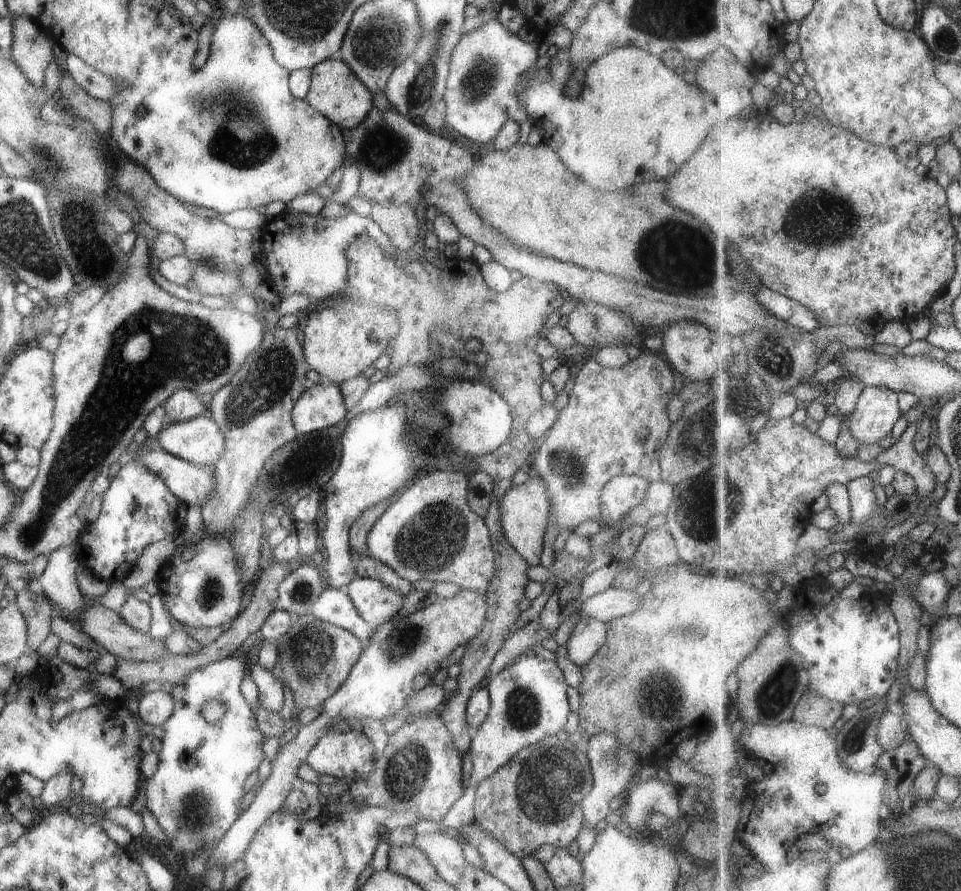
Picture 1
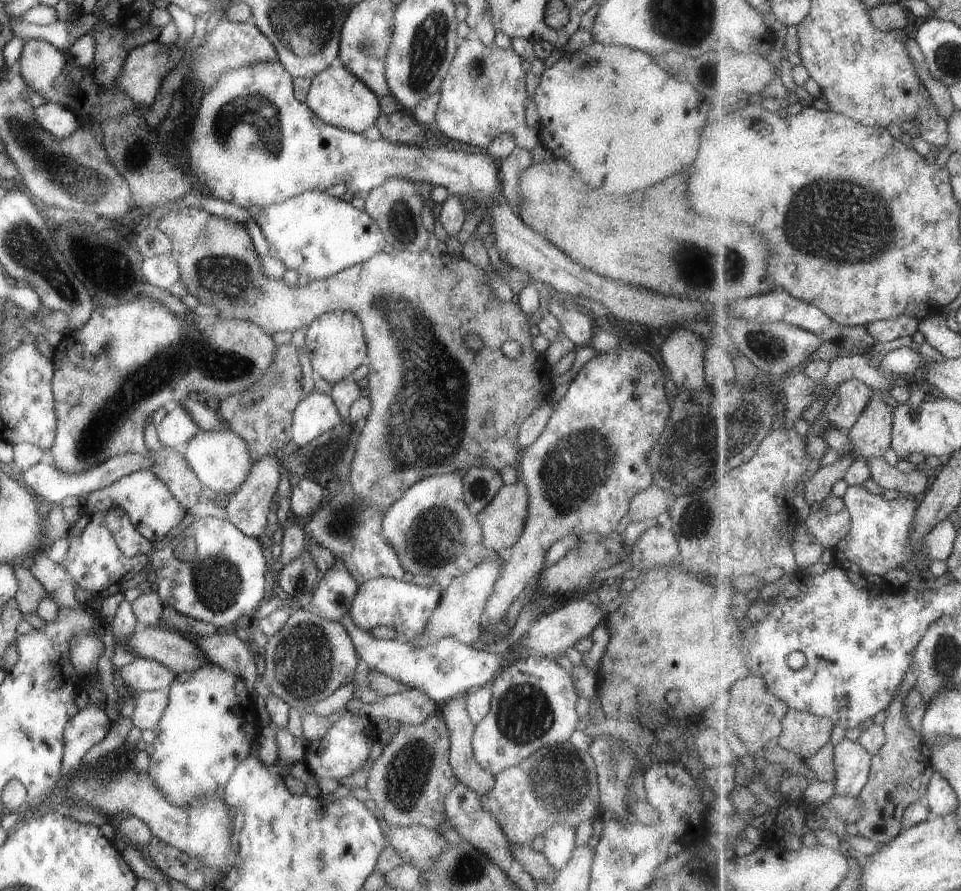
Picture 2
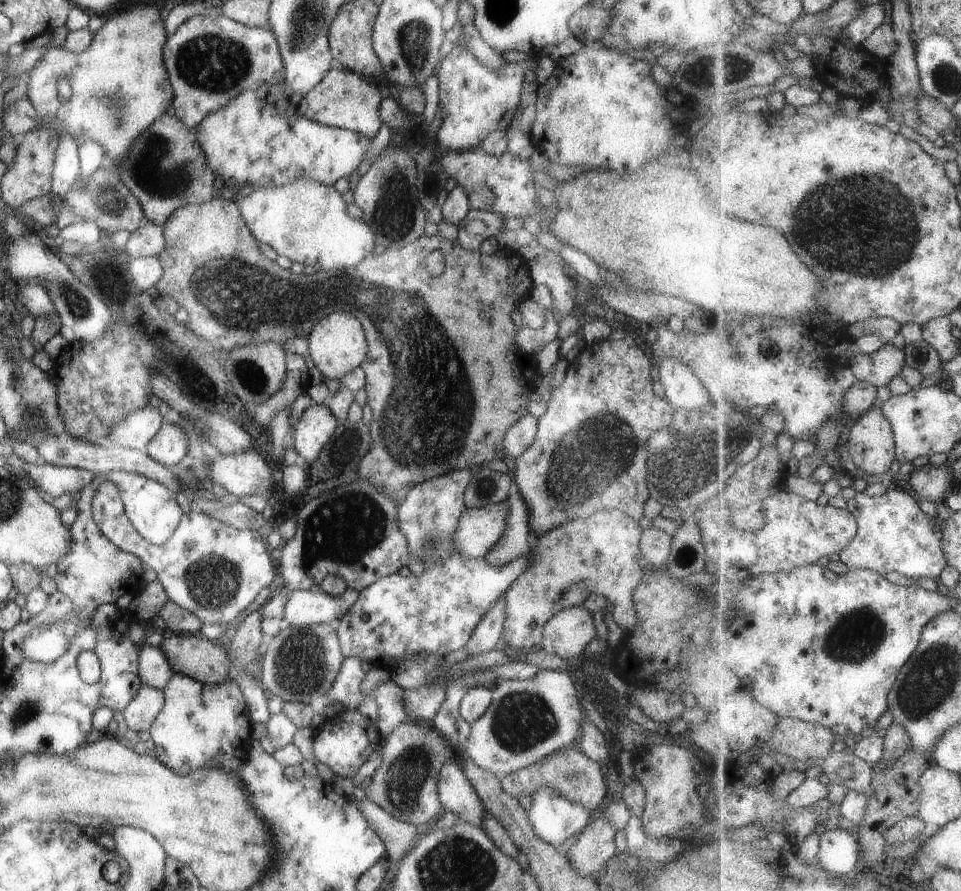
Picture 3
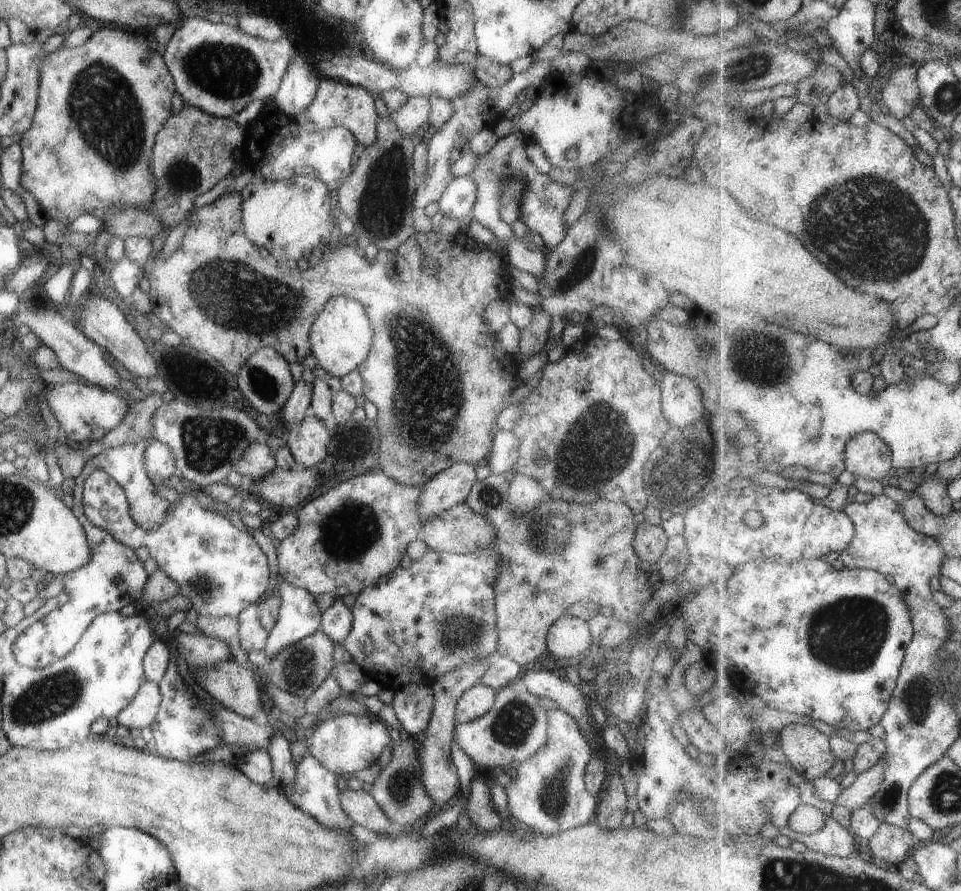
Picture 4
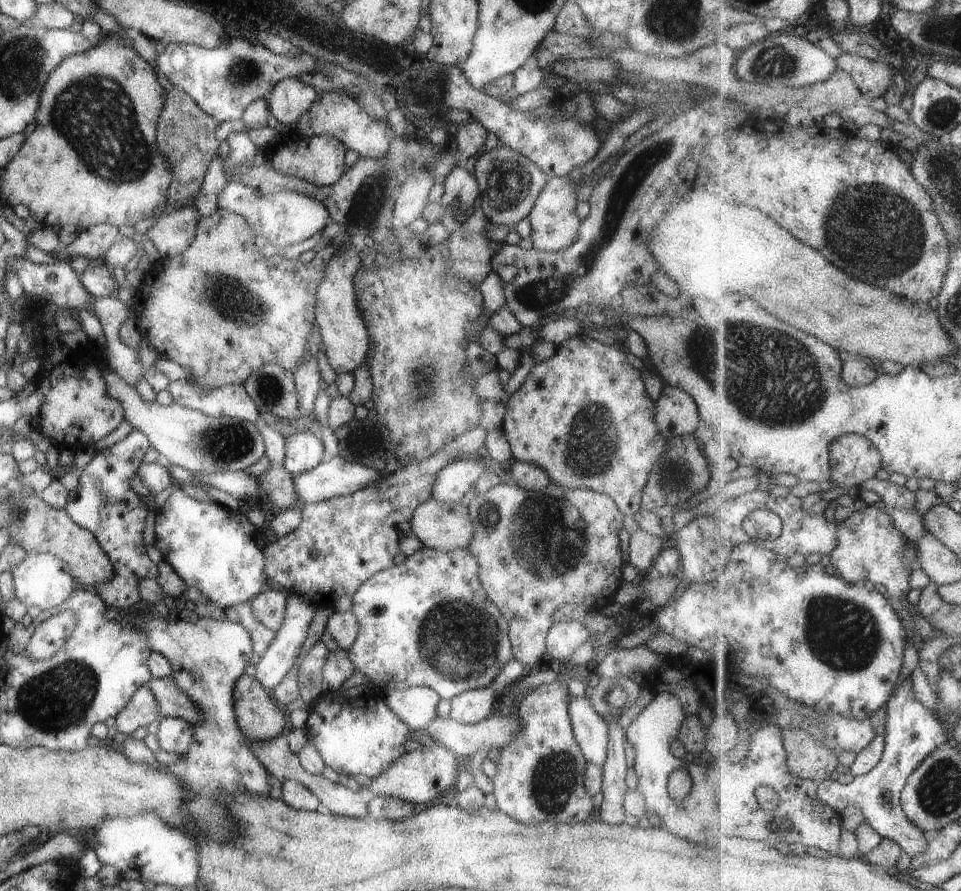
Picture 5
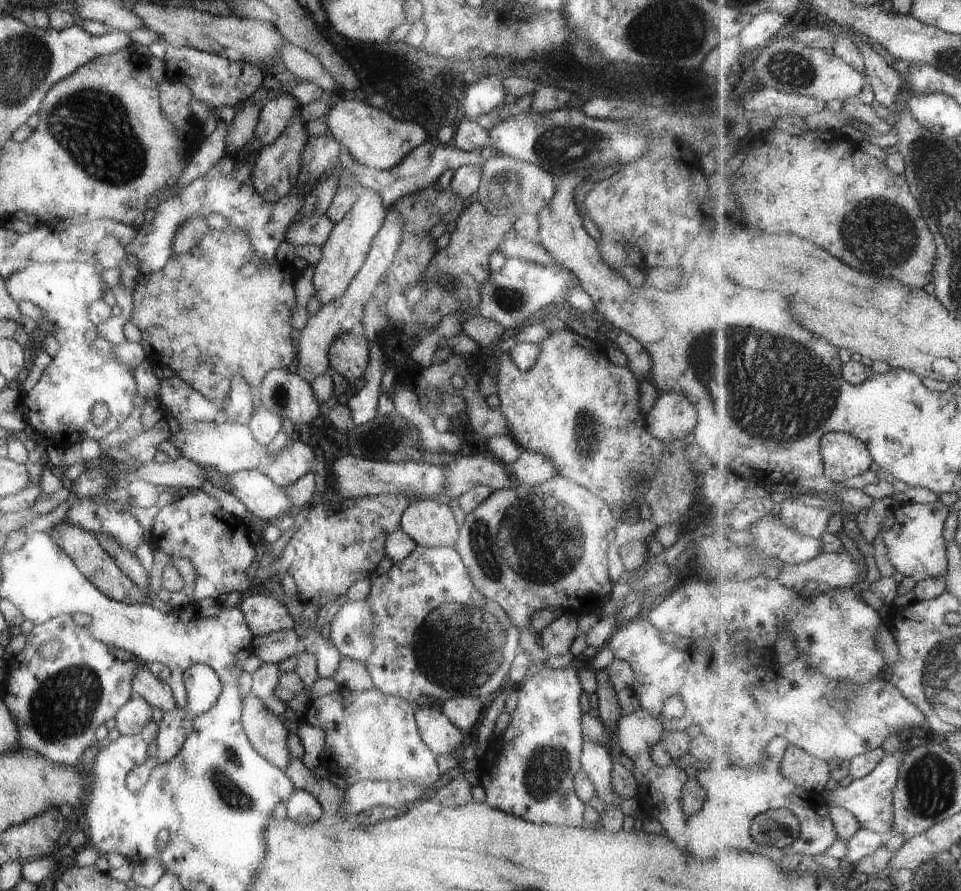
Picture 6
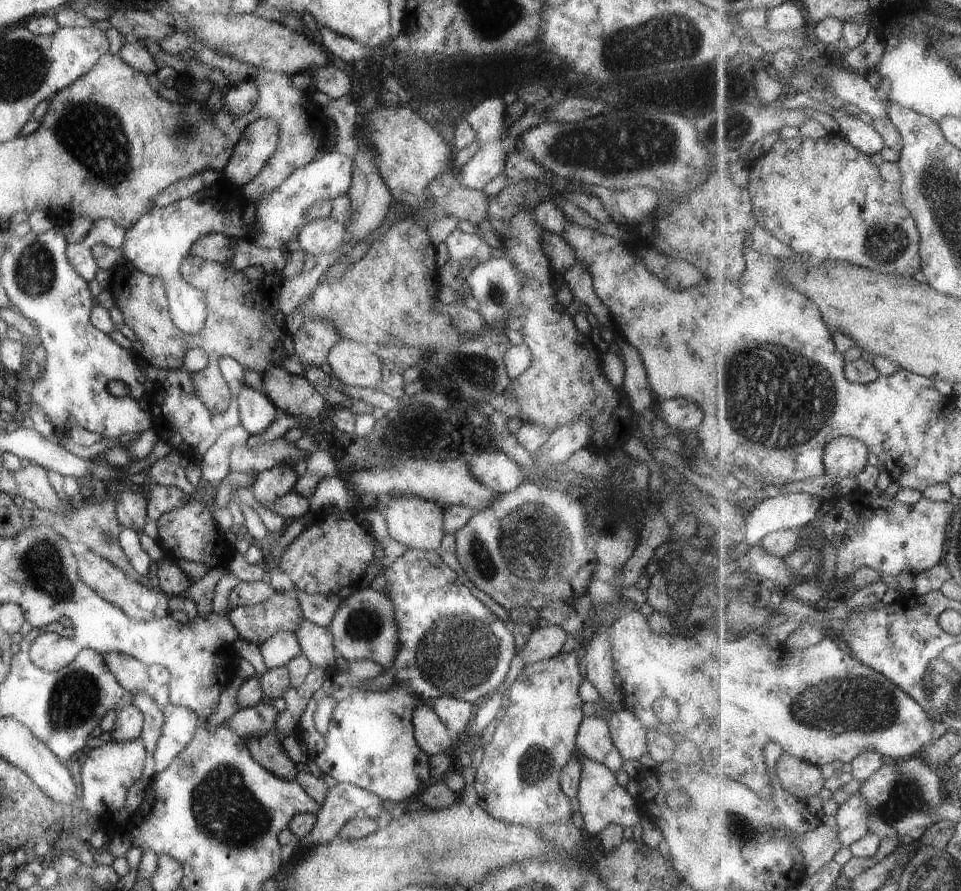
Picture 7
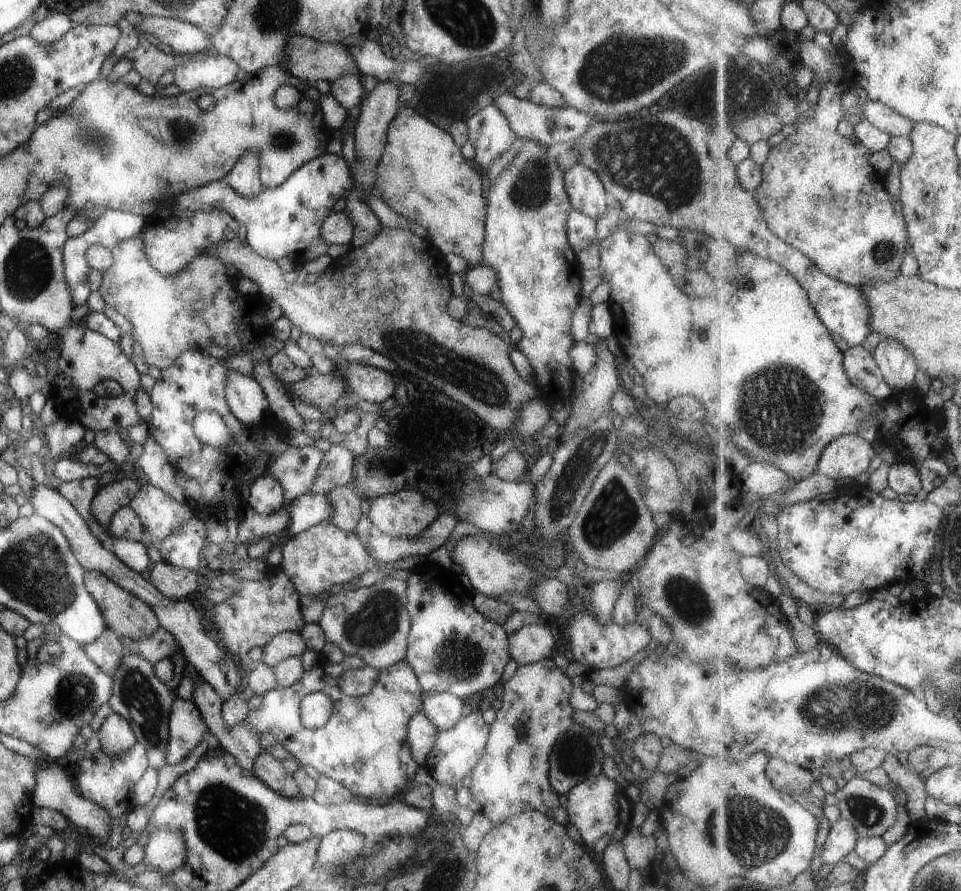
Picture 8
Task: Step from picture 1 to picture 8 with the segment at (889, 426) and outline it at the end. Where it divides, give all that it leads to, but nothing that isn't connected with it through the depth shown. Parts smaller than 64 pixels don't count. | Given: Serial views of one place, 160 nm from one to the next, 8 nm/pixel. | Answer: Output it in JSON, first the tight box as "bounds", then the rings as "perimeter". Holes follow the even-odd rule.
{"bounds":[820,435,877,485],"perimeter":[[[843,435],[825,447],[820,458],[820,472],[833,478],[839,485],[856,481],[859,476],[869,470],[869,465],[877,453],[876,444],[869,443],[865,438],[857,435]]]}

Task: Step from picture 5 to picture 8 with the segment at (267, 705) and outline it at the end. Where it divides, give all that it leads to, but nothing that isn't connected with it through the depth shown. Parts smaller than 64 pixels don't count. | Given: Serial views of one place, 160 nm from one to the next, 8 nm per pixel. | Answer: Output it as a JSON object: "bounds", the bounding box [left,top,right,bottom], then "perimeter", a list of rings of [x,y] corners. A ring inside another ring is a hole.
{"bounds":[253,754,299,796],"perimeter":[[[259,754],[255,758],[255,764],[253,764],[253,774],[265,784],[269,786],[271,790],[279,792],[281,796],[299,796],[299,790],[297,786],[293,784],[291,776],[287,772],[283,772],[281,764],[271,758],[269,754]]]}

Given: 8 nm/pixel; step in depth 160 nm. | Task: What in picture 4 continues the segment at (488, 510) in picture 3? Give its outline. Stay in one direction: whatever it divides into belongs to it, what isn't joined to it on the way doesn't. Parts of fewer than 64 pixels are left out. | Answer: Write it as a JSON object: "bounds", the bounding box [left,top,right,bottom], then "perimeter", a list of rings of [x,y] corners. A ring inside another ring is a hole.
{"bounds":[417,503,495,554],"perimeter":[[[459,503],[442,512],[435,519],[421,523],[417,536],[432,551],[465,554],[485,548],[493,542],[495,530],[485,522],[485,517],[473,512],[466,504]]]}

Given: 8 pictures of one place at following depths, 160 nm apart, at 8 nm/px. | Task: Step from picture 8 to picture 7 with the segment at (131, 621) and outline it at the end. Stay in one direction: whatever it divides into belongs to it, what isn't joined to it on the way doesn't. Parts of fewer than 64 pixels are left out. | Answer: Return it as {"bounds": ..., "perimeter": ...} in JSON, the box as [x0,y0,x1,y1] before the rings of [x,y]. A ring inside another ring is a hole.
{"bounds":[75,551,169,620],"perimeter":[[[87,551],[83,554],[77,554],[75,558],[79,580],[85,586],[89,586],[105,602],[120,608],[131,620],[149,620],[155,617],[161,618],[167,614],[167,600],[169,600],[167,594],[163,594],[155,588],[145,588],[139,582],[129,580],[121,570],[117,570],[117,567],[96,552]]]}

